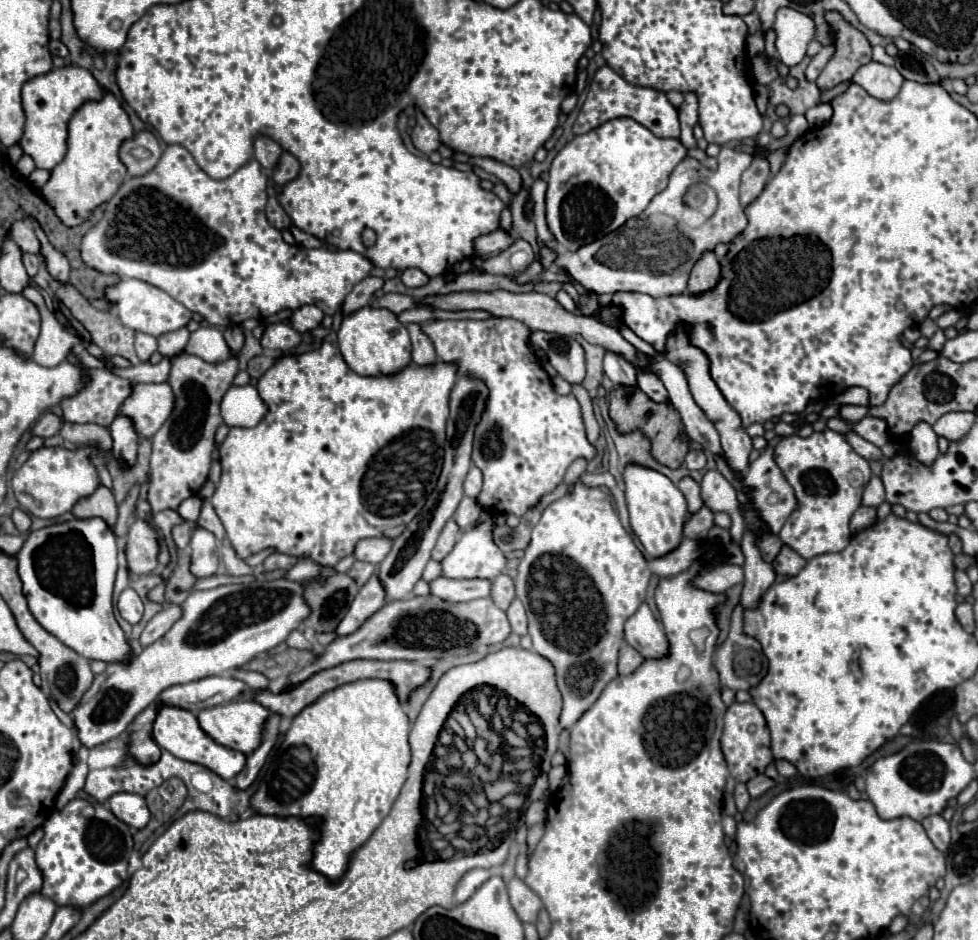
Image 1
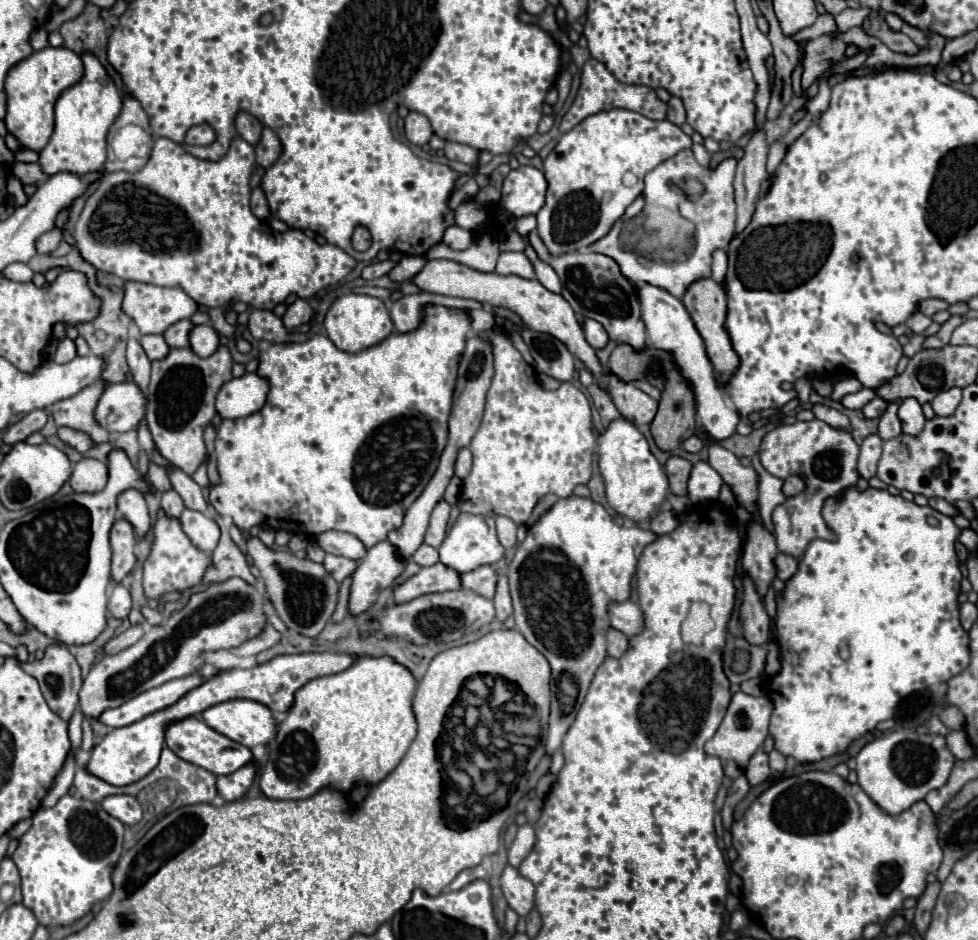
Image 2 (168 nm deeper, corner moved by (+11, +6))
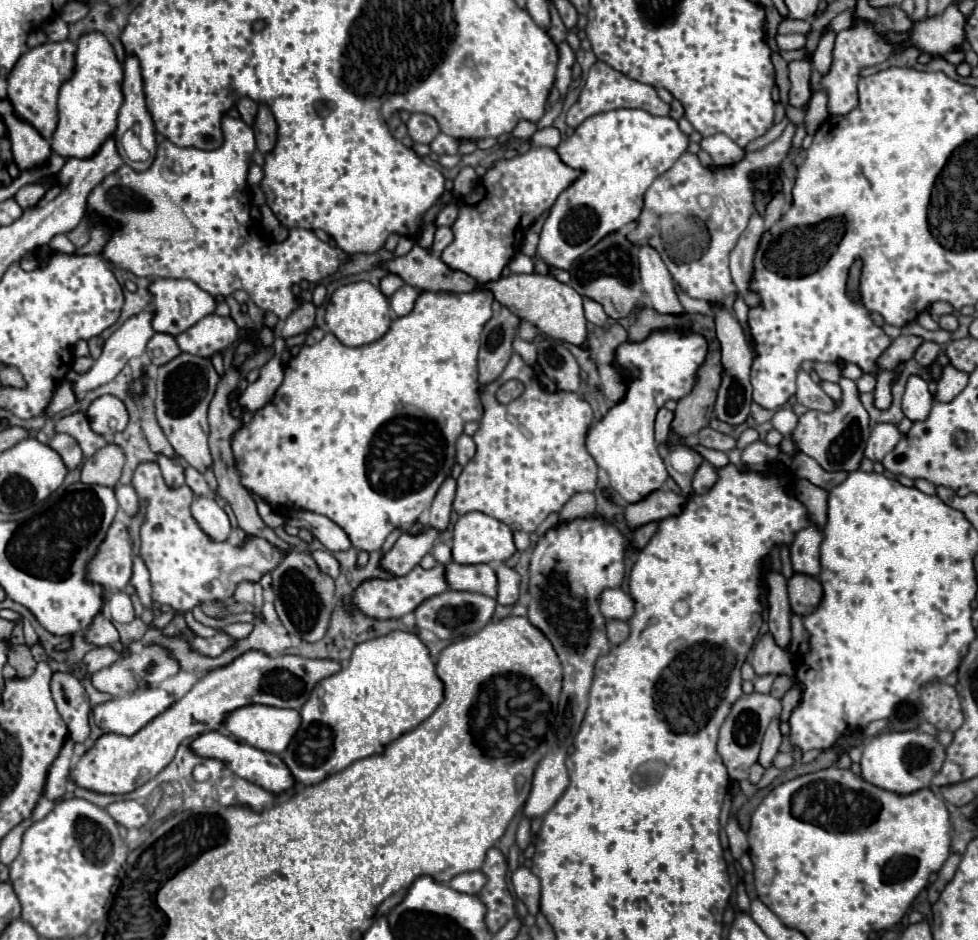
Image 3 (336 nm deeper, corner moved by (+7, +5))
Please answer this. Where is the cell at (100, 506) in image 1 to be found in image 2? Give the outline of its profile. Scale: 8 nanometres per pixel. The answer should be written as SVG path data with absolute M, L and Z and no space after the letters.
M82 458L70 476L70 484L76 492L100 492L108 482L108 464L94 460L94 458Z

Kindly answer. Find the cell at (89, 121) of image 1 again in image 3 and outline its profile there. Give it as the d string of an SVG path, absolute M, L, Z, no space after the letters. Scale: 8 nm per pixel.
M102 33L82 35L76 49L76 69L58 97L60 121L50 139L52 151L64 159L90 159L98 153L102 143L114 133L118 109L122 105L122 65L118 63L114 49Z

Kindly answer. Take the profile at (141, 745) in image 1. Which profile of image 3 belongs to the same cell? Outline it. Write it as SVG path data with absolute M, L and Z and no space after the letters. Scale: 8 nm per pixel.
M246 651L236 657L230 665L212 669L204 679L200 679L178 703L170 705L164 713L154 717L146 727L130 737L116 733L104 733L78 761L72 771L72 779L78 787L98 791L98 793L130 793L156 777L174 757L176 747L194 735L206 731L224 731L224 715L238 707L260 703L272 707L300 709L310 691L318 681L338 673L342 665L338 661L326 659L304 659L296 655L268 657L258 651Z

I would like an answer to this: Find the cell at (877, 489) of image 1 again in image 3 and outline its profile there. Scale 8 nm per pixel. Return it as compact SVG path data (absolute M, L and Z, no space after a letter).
M878 423L872 433L870 433L870 439L868 439L868 445L866 445L866 451L864 451L864 457L870 459L872 463L876 461L882 461L886 453L890 453L896 443L900 441L900 431L896 425L890 425L890 423Z

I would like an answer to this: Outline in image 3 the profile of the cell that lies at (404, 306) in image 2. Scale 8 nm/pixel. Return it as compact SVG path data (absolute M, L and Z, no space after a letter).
M402 285L402 287L390 297L390 307L392 307L392 311L394 311L398 317L402 317L402 315L406 315L406 313L412 313L418 295L420 295L418 289L414 289L414 287L410 287L410 285Z

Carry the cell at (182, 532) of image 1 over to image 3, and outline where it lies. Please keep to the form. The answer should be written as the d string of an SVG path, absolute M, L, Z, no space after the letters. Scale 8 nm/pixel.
M158 457L158 465L160 465L162 475L164 475L164 481L166 481L166 485L170 485L170 489L182 487L182 483L184 483L184 473L182 473L180 459Z

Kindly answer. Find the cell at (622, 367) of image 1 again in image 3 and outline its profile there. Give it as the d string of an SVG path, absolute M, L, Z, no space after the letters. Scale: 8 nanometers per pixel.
M584 299L584 311L586 311L586 319L588 319L592 325L596 325L596 327L600 327L600 329L606 327L608 317L606 317L604 309L602 309L598 303L594 303L594 301L590 301L590 299Z

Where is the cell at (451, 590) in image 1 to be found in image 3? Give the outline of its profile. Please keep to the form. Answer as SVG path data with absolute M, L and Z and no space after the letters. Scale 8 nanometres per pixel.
M416 565L406 577L394 577L394 579L376 579L376 581L364 581L356 593L354 593L354 603L358 609L376 619L398 619L412 609L416 609L424 599L434 597L438 593L448 591L448 581L446 581L446 569L442 565L436 565L432 569L422 569Z

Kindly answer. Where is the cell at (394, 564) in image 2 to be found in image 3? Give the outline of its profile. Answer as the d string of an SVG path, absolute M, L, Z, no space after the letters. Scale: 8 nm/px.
M428 529L416 537L402 533L398 537L398 541L394 543L394 547L390 551L382 553L380 567L384 571L392 573L394 577L404 577L406 573L410 573L420 563L420 559L426 553L432 551L436 537L438 537L438 531L434 531L434 529Z

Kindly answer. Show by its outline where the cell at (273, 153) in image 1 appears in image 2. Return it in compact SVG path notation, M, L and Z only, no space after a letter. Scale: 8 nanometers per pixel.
M238 112L234 122L236 122L238 134L240 134L246 142L250 142L250 144L256 144L256 142L258 142L258 136L262 134L262 124L260 124L258 118L254 118L254 116L248 114L248 112Z

